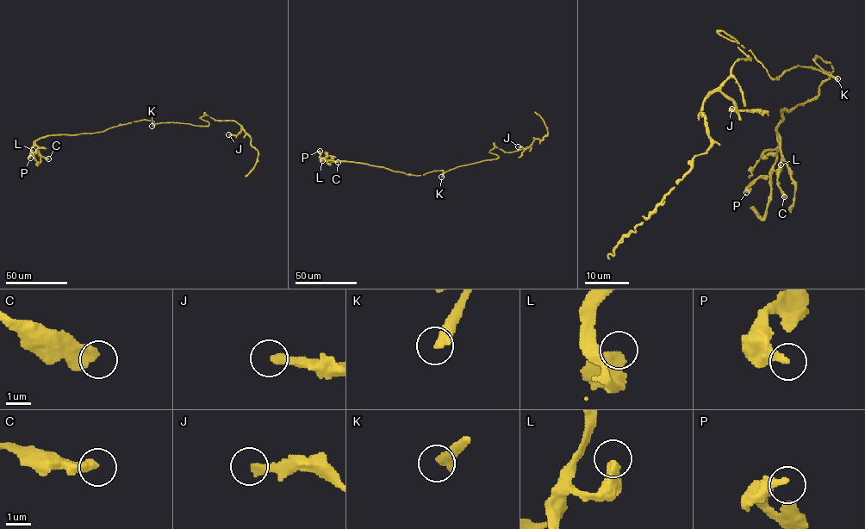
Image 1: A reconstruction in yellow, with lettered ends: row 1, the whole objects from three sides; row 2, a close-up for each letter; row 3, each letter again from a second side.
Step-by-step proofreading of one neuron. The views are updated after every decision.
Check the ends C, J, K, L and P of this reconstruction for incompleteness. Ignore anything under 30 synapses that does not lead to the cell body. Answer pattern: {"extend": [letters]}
{"extend": []}

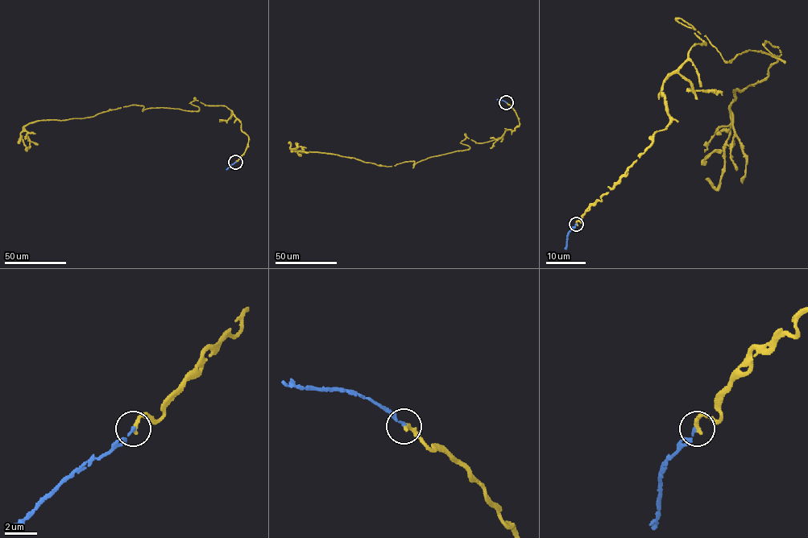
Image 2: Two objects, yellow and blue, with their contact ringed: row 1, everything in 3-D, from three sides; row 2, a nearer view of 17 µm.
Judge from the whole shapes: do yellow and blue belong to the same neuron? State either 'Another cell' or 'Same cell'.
Same cell

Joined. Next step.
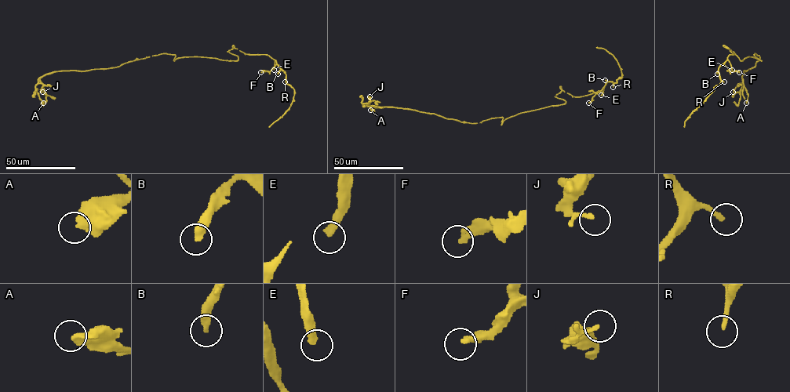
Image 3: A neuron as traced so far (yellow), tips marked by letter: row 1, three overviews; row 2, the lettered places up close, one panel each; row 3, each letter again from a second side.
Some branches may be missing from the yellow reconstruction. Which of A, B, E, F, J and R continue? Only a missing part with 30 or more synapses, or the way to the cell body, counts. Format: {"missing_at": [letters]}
{"missing_at": ["B", "E", "R"]}

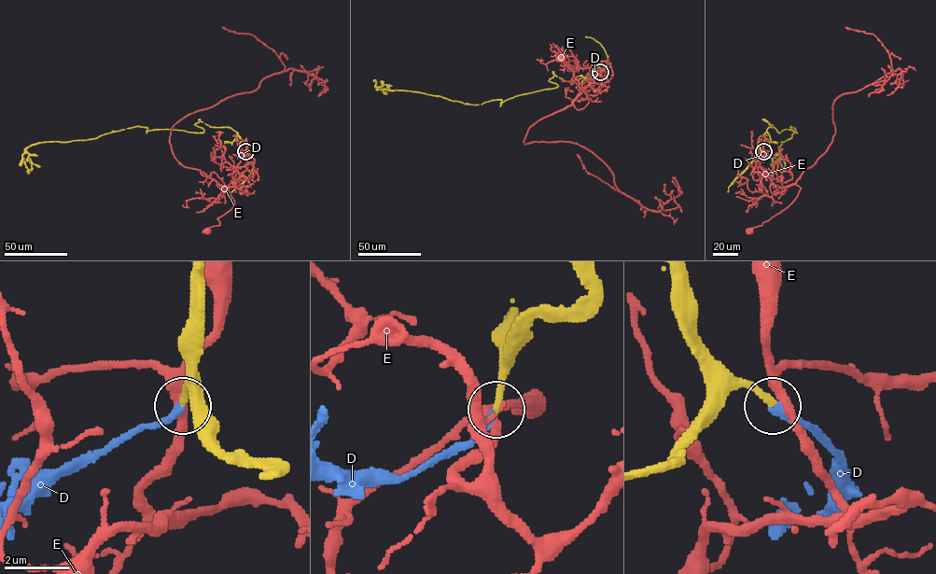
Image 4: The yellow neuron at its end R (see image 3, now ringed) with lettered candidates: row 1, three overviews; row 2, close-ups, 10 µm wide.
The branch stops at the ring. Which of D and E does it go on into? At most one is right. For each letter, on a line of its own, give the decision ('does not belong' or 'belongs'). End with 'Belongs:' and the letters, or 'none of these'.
D: belongs
E: does not belong
Belongs: D

